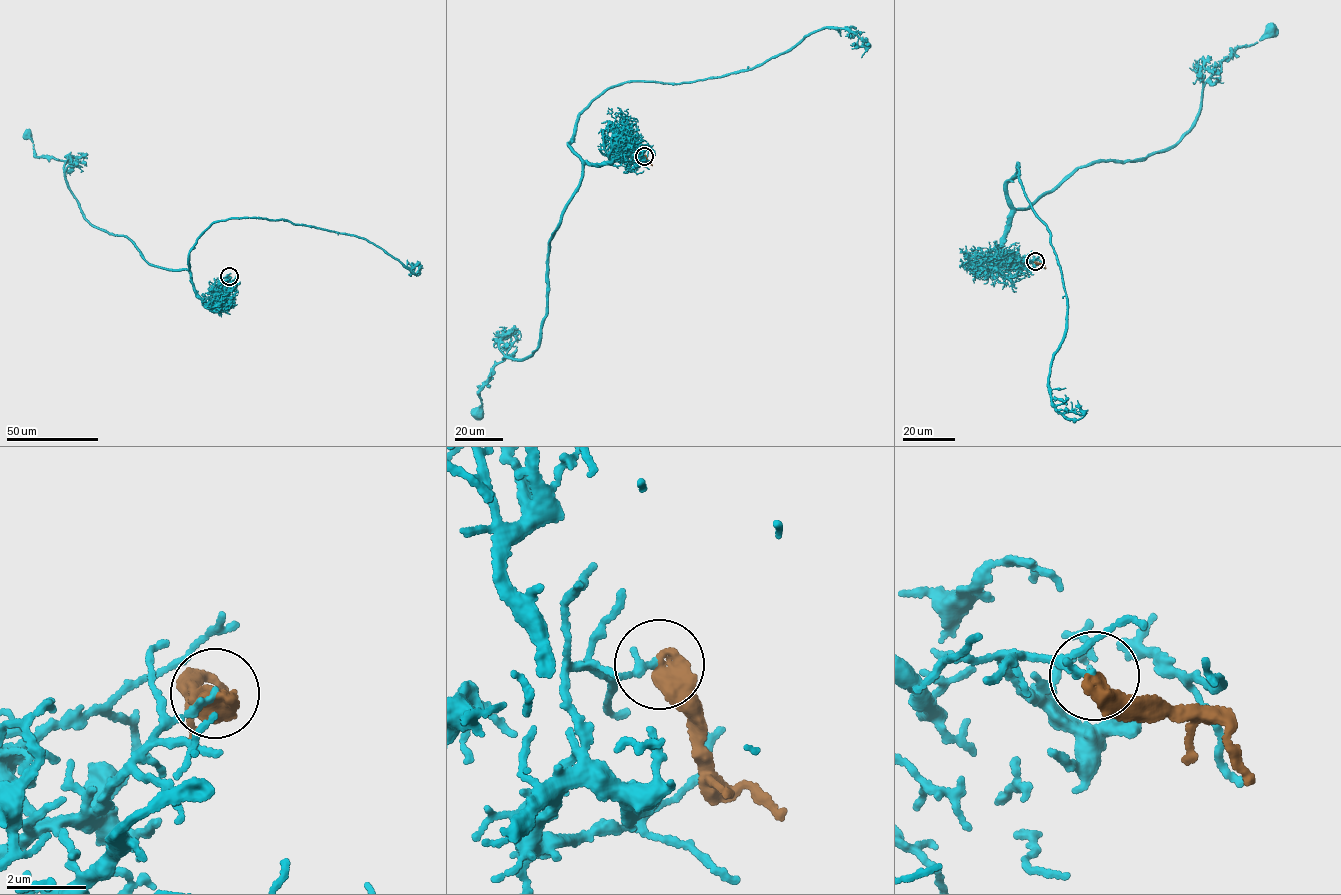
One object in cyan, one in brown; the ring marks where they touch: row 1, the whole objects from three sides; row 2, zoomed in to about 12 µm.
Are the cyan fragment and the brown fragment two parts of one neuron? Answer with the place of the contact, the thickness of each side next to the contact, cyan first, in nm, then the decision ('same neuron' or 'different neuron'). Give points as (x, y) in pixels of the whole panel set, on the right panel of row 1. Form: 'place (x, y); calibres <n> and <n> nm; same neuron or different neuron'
place (1035, 261); calibres 170 and 500 nm; different neuron

